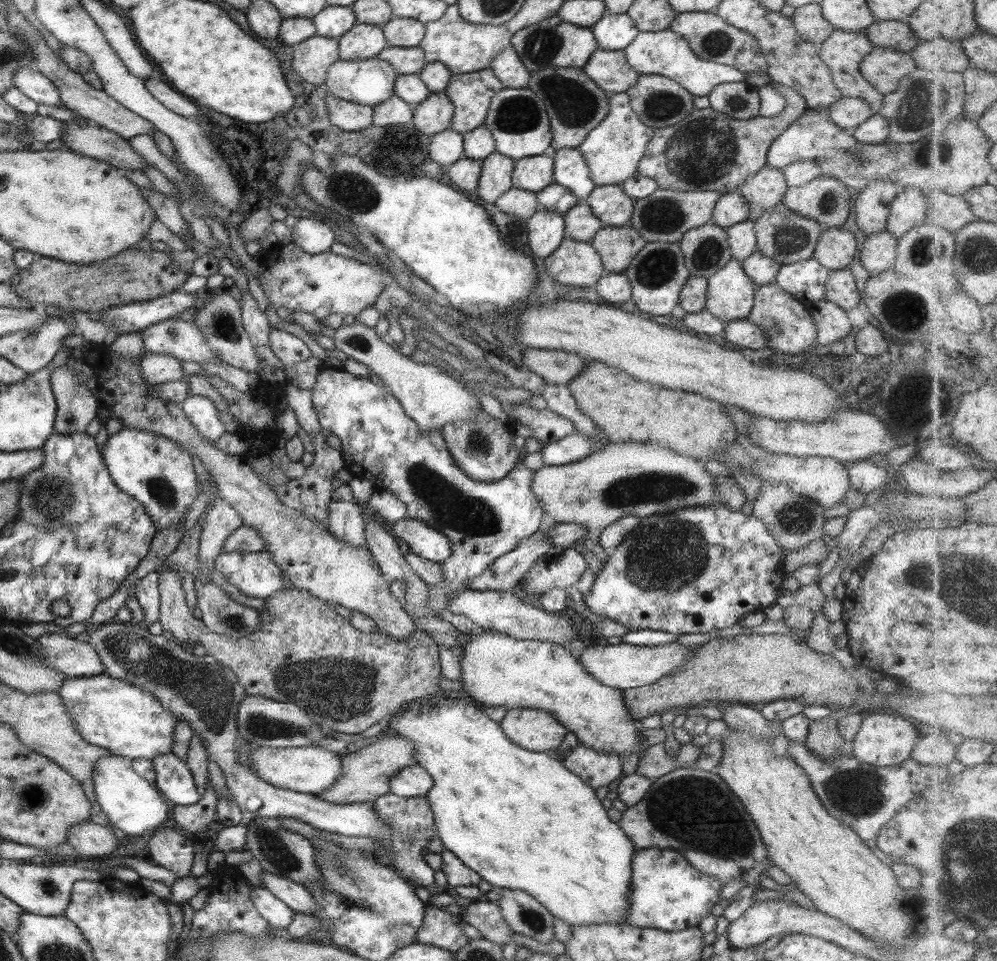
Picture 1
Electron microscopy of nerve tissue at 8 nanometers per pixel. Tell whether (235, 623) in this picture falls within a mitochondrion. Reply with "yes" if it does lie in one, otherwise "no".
yes

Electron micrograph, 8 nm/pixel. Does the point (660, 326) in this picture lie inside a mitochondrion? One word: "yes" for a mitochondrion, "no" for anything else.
no

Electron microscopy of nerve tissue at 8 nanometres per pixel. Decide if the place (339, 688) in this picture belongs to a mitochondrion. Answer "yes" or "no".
yes

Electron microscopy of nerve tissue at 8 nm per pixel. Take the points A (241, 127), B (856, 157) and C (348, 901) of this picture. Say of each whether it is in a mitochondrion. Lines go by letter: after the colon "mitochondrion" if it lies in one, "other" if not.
A: other
B: mitochondrion
C: mitochondrion

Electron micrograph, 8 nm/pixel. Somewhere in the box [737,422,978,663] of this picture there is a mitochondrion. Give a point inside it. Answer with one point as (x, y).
(796, 518)

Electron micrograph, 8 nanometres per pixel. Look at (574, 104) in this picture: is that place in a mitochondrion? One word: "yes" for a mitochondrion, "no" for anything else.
yes

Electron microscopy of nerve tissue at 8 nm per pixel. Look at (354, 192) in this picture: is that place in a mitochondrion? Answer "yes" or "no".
yes

